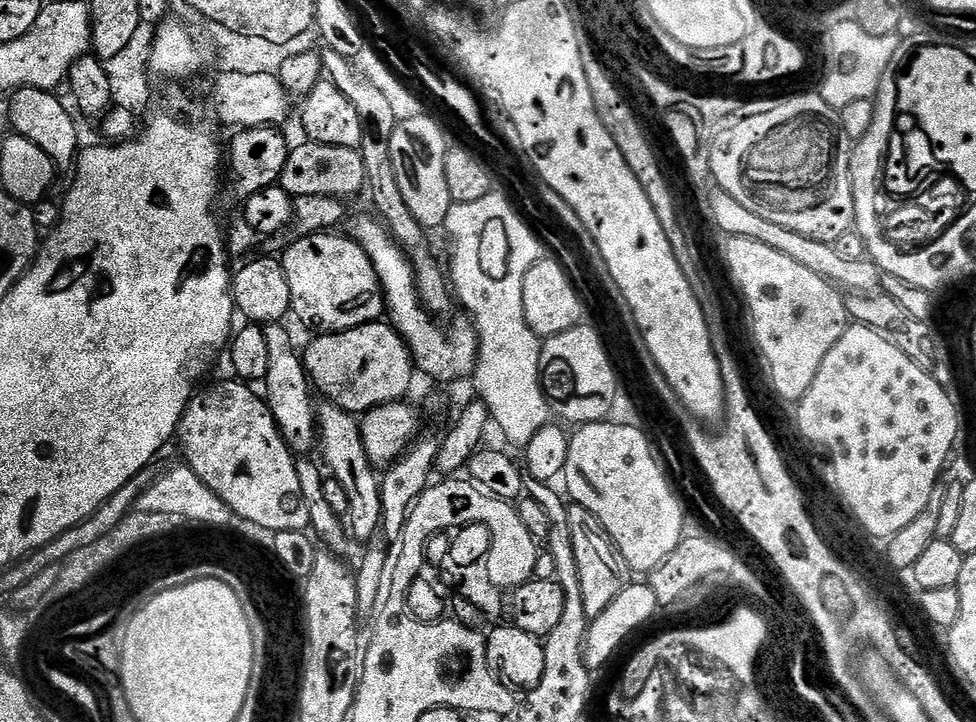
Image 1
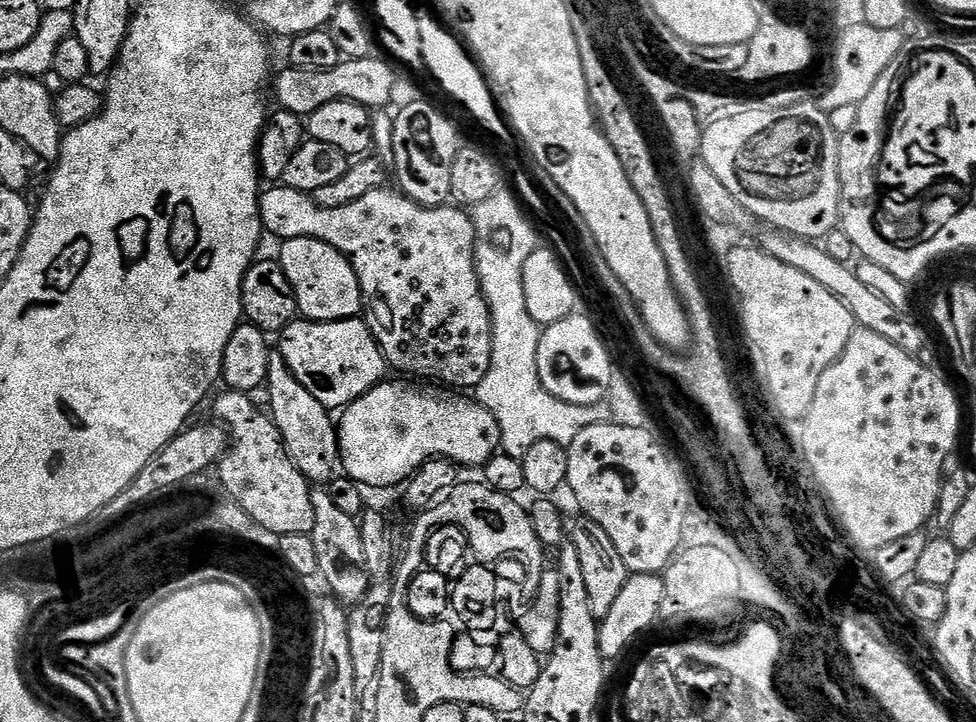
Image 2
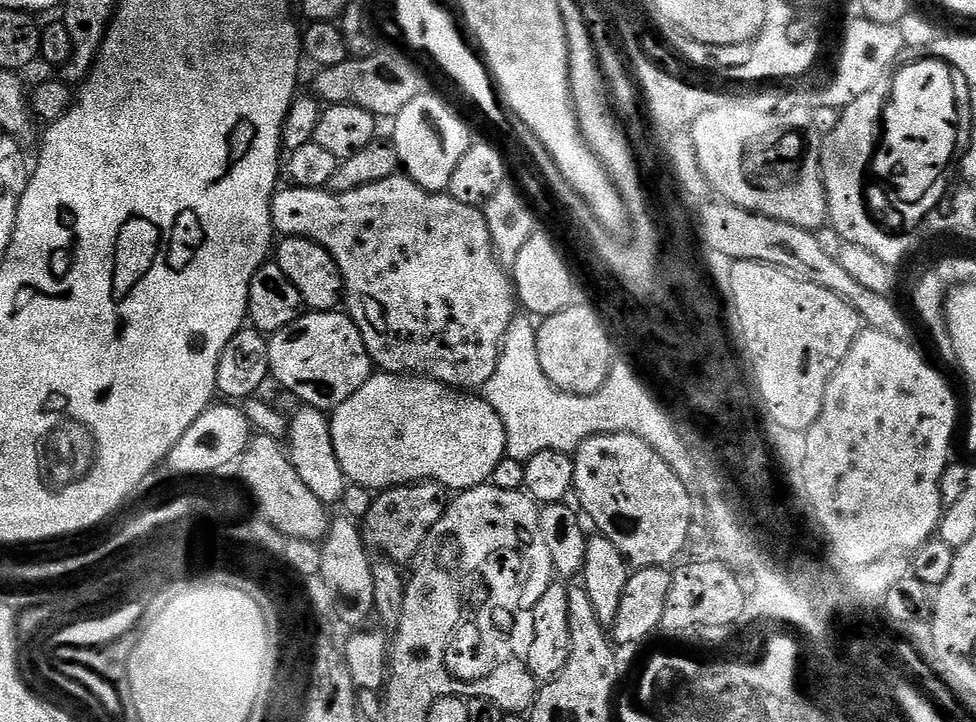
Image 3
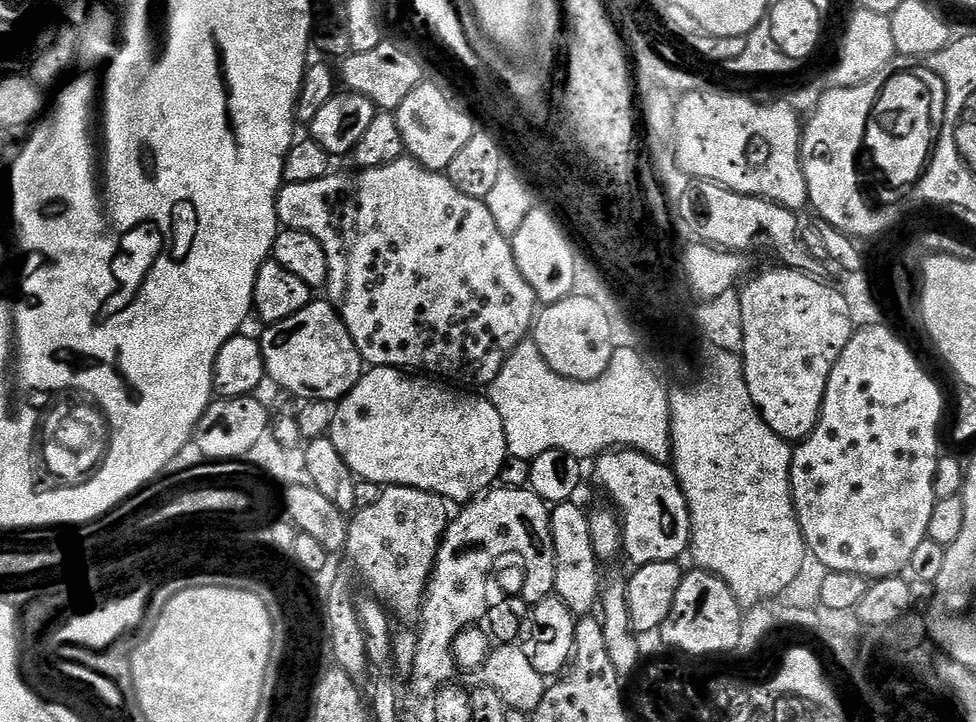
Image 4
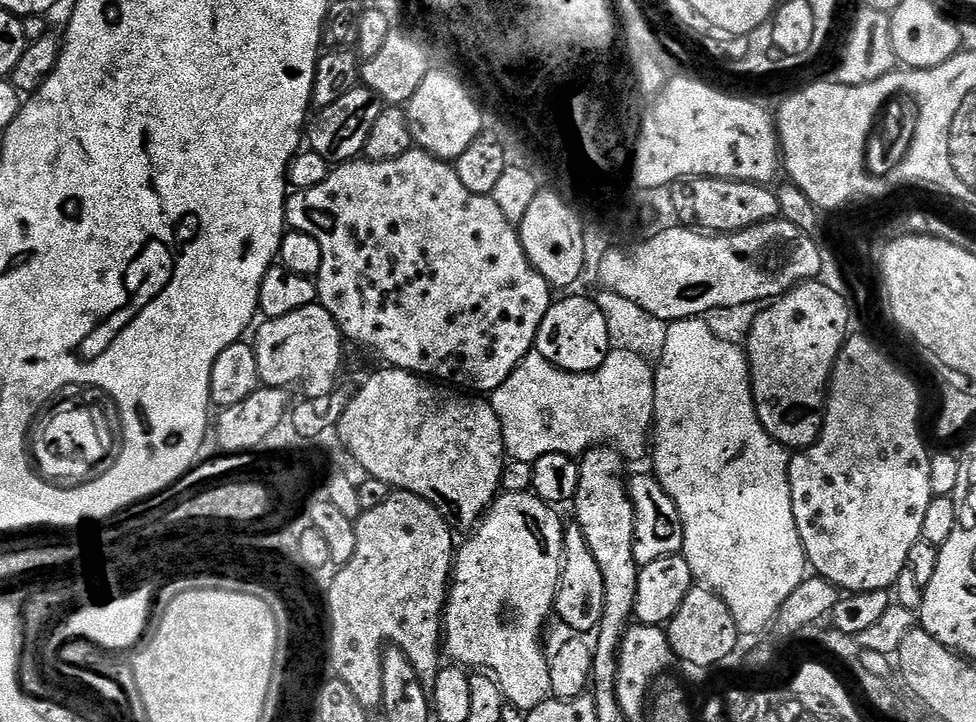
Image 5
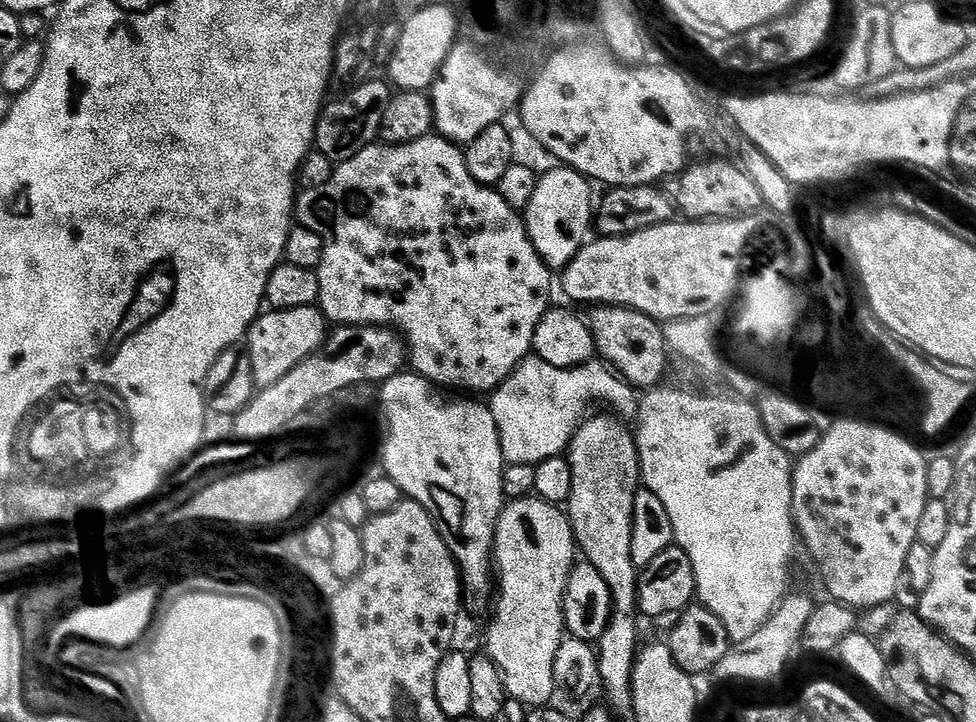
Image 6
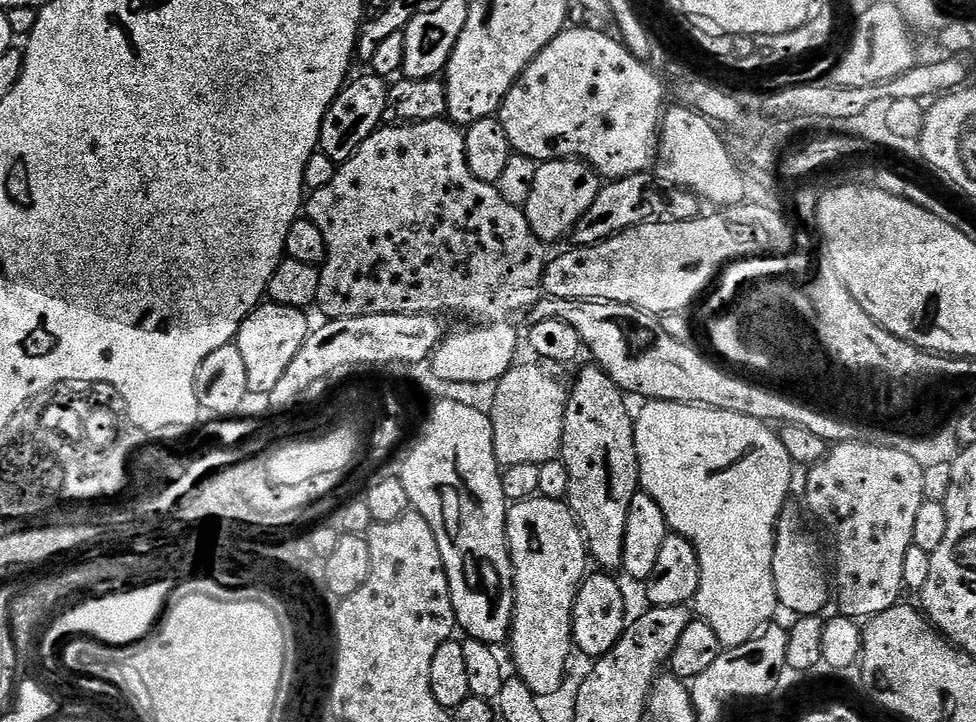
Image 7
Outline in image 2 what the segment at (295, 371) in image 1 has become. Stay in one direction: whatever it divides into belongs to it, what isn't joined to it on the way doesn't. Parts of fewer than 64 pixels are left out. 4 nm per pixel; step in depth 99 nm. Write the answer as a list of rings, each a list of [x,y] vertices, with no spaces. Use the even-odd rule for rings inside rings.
[[[273,354],[270,358],[267,392],[267,407],[290,462],[294,462],[309,485],[327,485],[337,475],[340,463],[340,433],[333,413],[322,406],[322,402],[318,402],[318,398],[314,398],[314,394],[310,394],[310,390],[306,390],[306,386],[294,378],[294,374],[290,374],[290,366],[286,366],[279,354]]]

